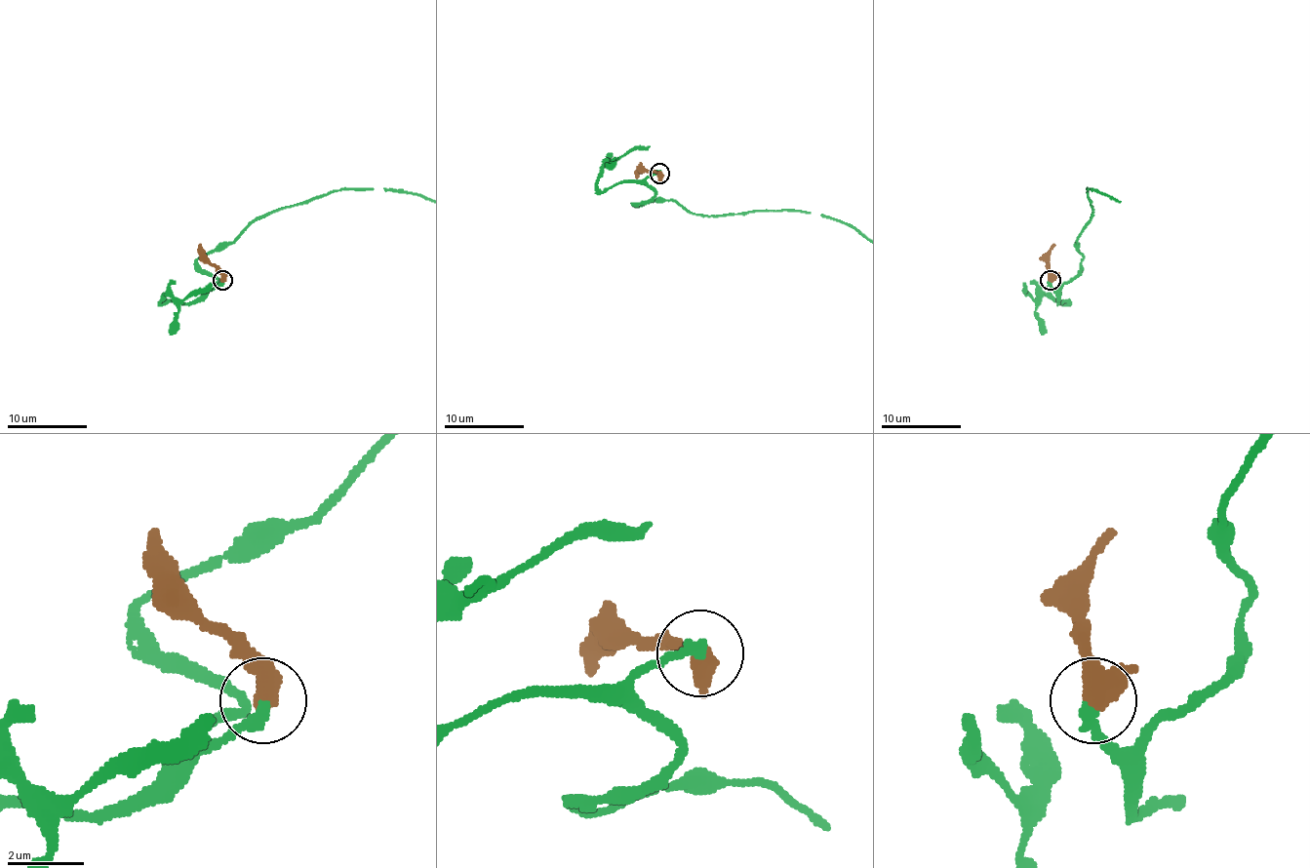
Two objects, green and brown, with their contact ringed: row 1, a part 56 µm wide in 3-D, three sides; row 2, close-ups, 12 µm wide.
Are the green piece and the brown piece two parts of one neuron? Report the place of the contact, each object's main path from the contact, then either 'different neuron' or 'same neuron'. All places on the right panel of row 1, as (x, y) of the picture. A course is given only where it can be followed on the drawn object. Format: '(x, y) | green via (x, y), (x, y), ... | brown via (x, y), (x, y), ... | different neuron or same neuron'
(1050, 280) | brown via (1050, 279), (1048, 256), (1053, 243) | same neuron

